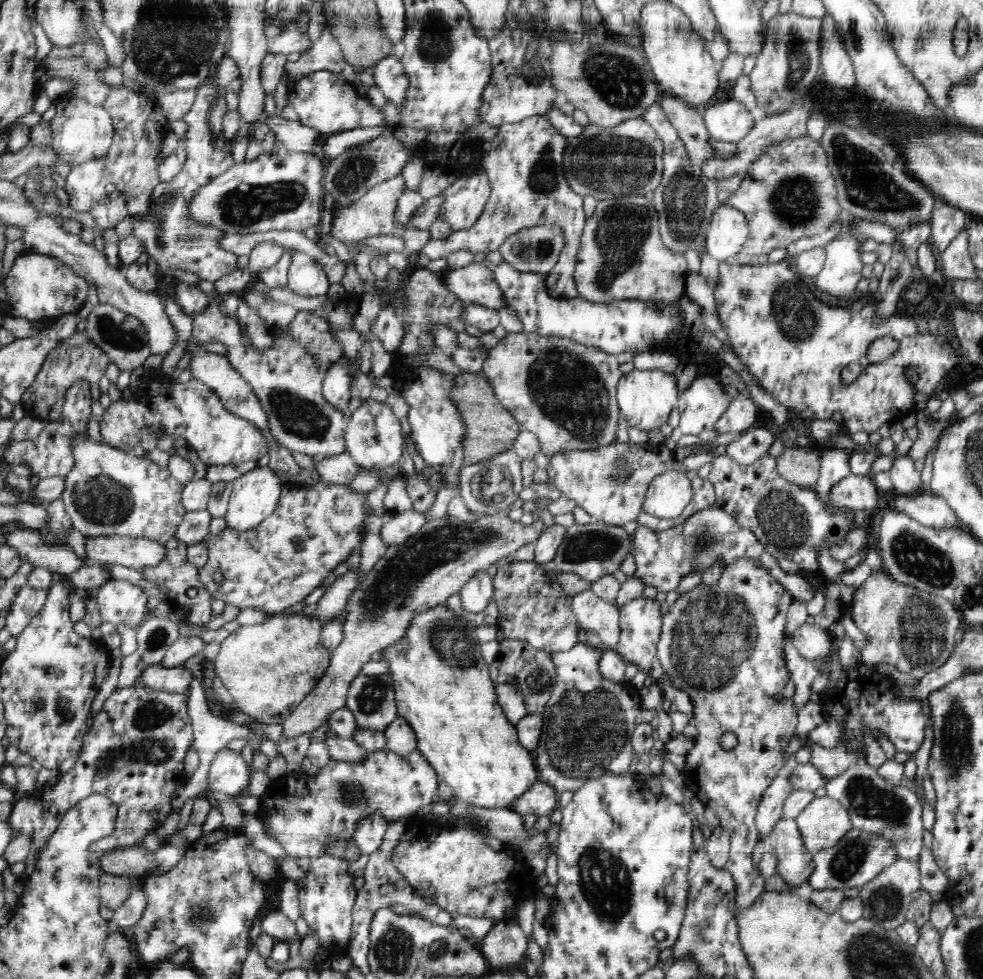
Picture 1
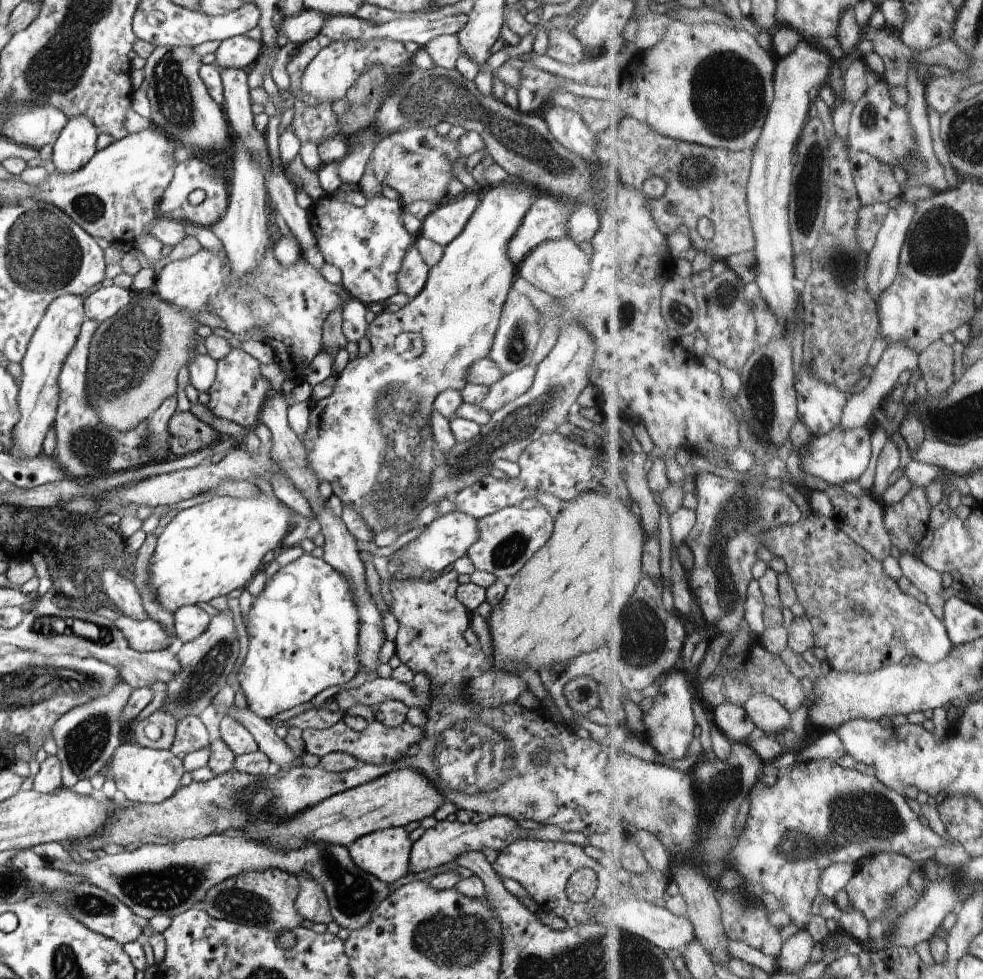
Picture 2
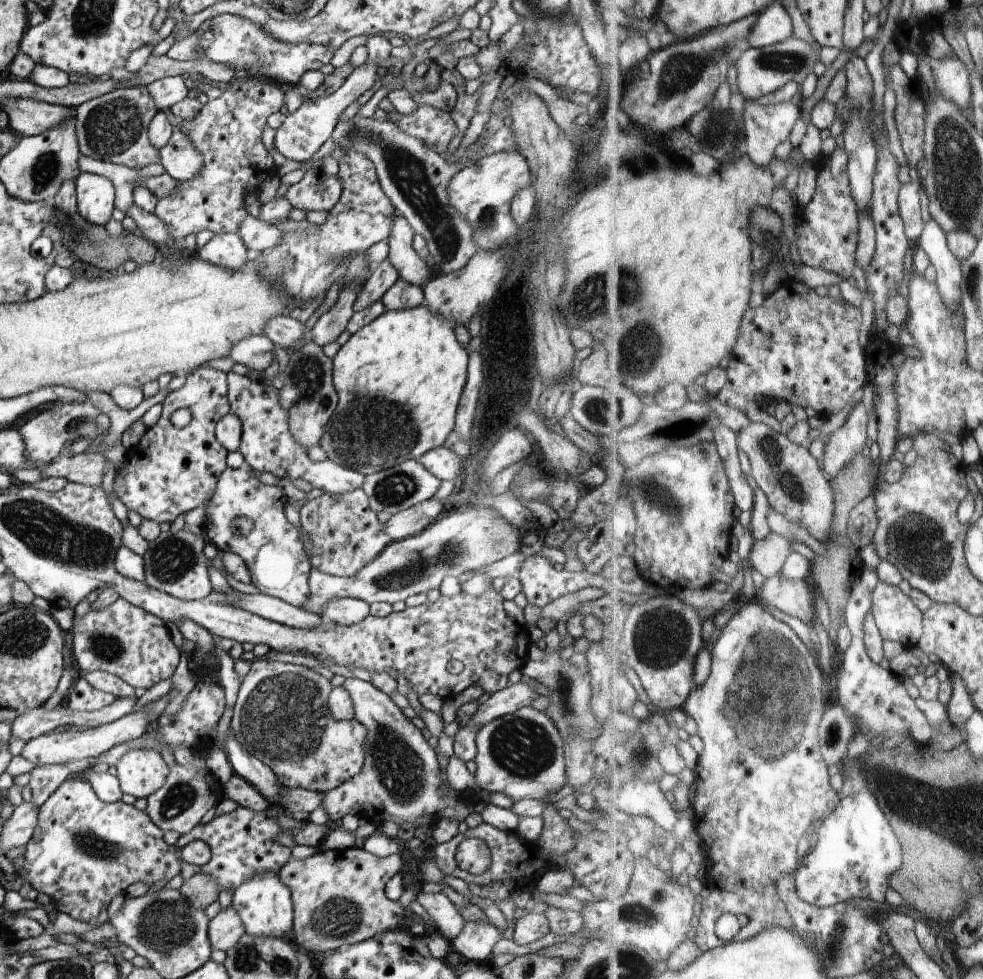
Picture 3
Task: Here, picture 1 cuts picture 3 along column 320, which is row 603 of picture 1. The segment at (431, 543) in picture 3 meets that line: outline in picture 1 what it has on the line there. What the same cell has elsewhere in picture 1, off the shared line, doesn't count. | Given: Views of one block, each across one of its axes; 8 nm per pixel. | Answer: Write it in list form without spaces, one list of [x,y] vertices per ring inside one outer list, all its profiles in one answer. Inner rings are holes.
[[[591,589],[568,595],[568,599],[579,629],[596,633],[605,649],[615,650],[621,632],[618,606],[598,598]]]

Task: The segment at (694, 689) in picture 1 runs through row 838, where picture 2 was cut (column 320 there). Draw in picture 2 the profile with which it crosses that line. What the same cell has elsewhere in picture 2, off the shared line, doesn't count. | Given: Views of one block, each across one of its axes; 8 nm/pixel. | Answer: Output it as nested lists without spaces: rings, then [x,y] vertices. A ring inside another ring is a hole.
[[[342,720],[327,729],[304,729],[301,735],[306,753],[316,754],[322,758],[327,754],[342,751],[354,755],[364,763],[380,766],[398,763],[408,754],[413,754],[418,748],[419,742],[425,737],[425,730],[408,721],[395,727],[387,727],[384,723],[375,720],[372,724],[368,724],[365,730],[357,732],[350,729]]]

